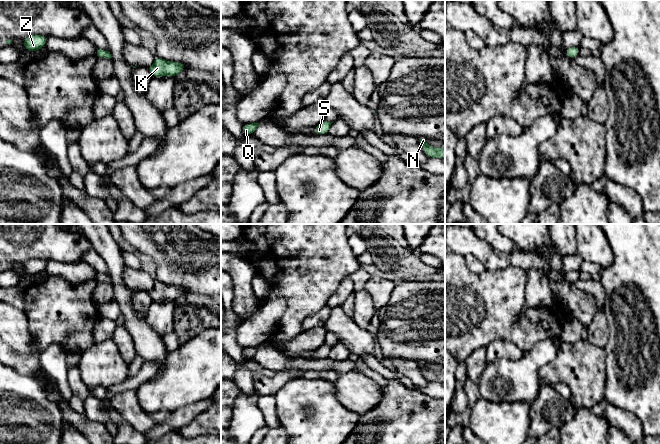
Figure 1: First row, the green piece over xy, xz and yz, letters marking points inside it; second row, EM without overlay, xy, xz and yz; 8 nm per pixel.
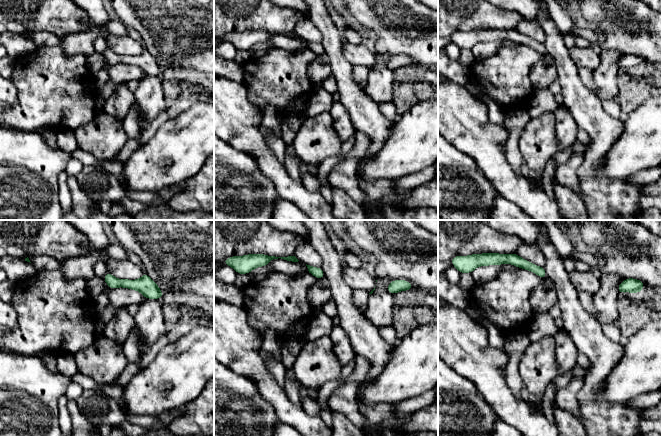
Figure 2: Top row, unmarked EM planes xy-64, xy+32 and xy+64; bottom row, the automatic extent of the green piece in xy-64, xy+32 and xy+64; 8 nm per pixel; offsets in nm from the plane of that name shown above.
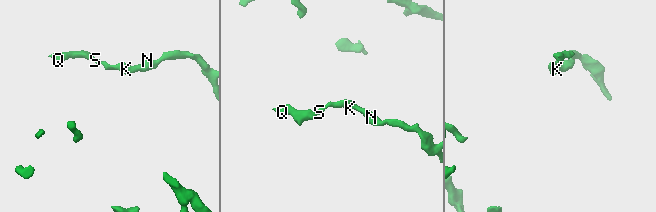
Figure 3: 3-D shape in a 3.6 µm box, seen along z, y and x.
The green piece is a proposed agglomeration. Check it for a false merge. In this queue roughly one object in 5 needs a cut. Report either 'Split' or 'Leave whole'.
Leave whole

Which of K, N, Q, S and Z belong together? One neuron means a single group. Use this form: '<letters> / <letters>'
K N Q S Z

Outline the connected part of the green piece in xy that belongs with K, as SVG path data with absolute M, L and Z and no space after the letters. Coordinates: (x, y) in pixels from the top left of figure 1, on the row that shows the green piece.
M155 56L154 64L147 68L153 77L162 76L177 76L182 70L185 70L184 63L166 61L158 56Z

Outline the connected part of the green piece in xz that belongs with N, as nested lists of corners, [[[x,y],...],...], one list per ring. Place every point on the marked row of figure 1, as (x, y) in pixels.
[[[418,137],[418,142],[424,149],[429,158],[442,158],[445,157],[445,148],[433,148],[426,142],[426,137]]]

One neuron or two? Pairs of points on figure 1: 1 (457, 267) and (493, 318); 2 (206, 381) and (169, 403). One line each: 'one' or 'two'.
1: one
2: one

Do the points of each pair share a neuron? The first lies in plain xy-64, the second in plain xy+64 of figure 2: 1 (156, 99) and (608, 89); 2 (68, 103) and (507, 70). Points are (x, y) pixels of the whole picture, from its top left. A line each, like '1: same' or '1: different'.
1: same
2: same

